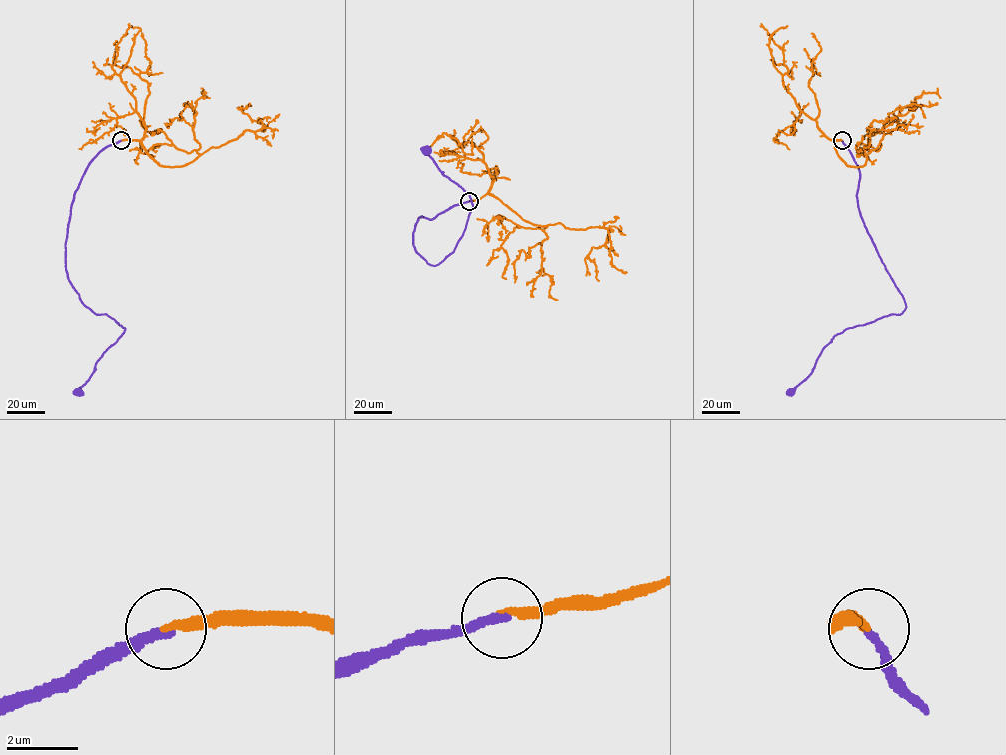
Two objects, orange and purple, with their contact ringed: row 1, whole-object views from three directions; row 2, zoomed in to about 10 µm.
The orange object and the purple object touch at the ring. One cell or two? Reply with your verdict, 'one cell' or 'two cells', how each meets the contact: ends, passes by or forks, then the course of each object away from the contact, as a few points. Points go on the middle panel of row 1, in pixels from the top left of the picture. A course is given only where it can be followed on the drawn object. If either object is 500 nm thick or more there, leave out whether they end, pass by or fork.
one cell | orange ends | purple ends | orange via (469, 201), (492, 195), (537, 225), (609, 228), (606, 243), (588, 255), (599, 281) | purple via (469, 201), (432, 219), (418, 218), (413, 245), (428, 264), (438, 265), (454, 250), (473, 205), (426, 149)

